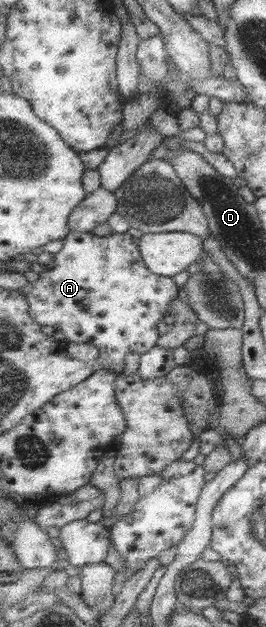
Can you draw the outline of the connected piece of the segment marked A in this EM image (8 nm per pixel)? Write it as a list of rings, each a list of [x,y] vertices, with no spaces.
[[[73,232],[64,238],[63,248],[54,254],[47,269],[21,292],[28,296],[30,313],[39,324],[52,326],[65,336],[65,341],[90,342],[99,348],[101,368],[121,375],[125,373],[127,355],[132,352],[142,355],[158,345],[161,332],[157,324],[169,315],[169,305],[181,289],[172,276],[159,276],[148,267],[137,237],[127,233],[101,237],[94,232]]]

